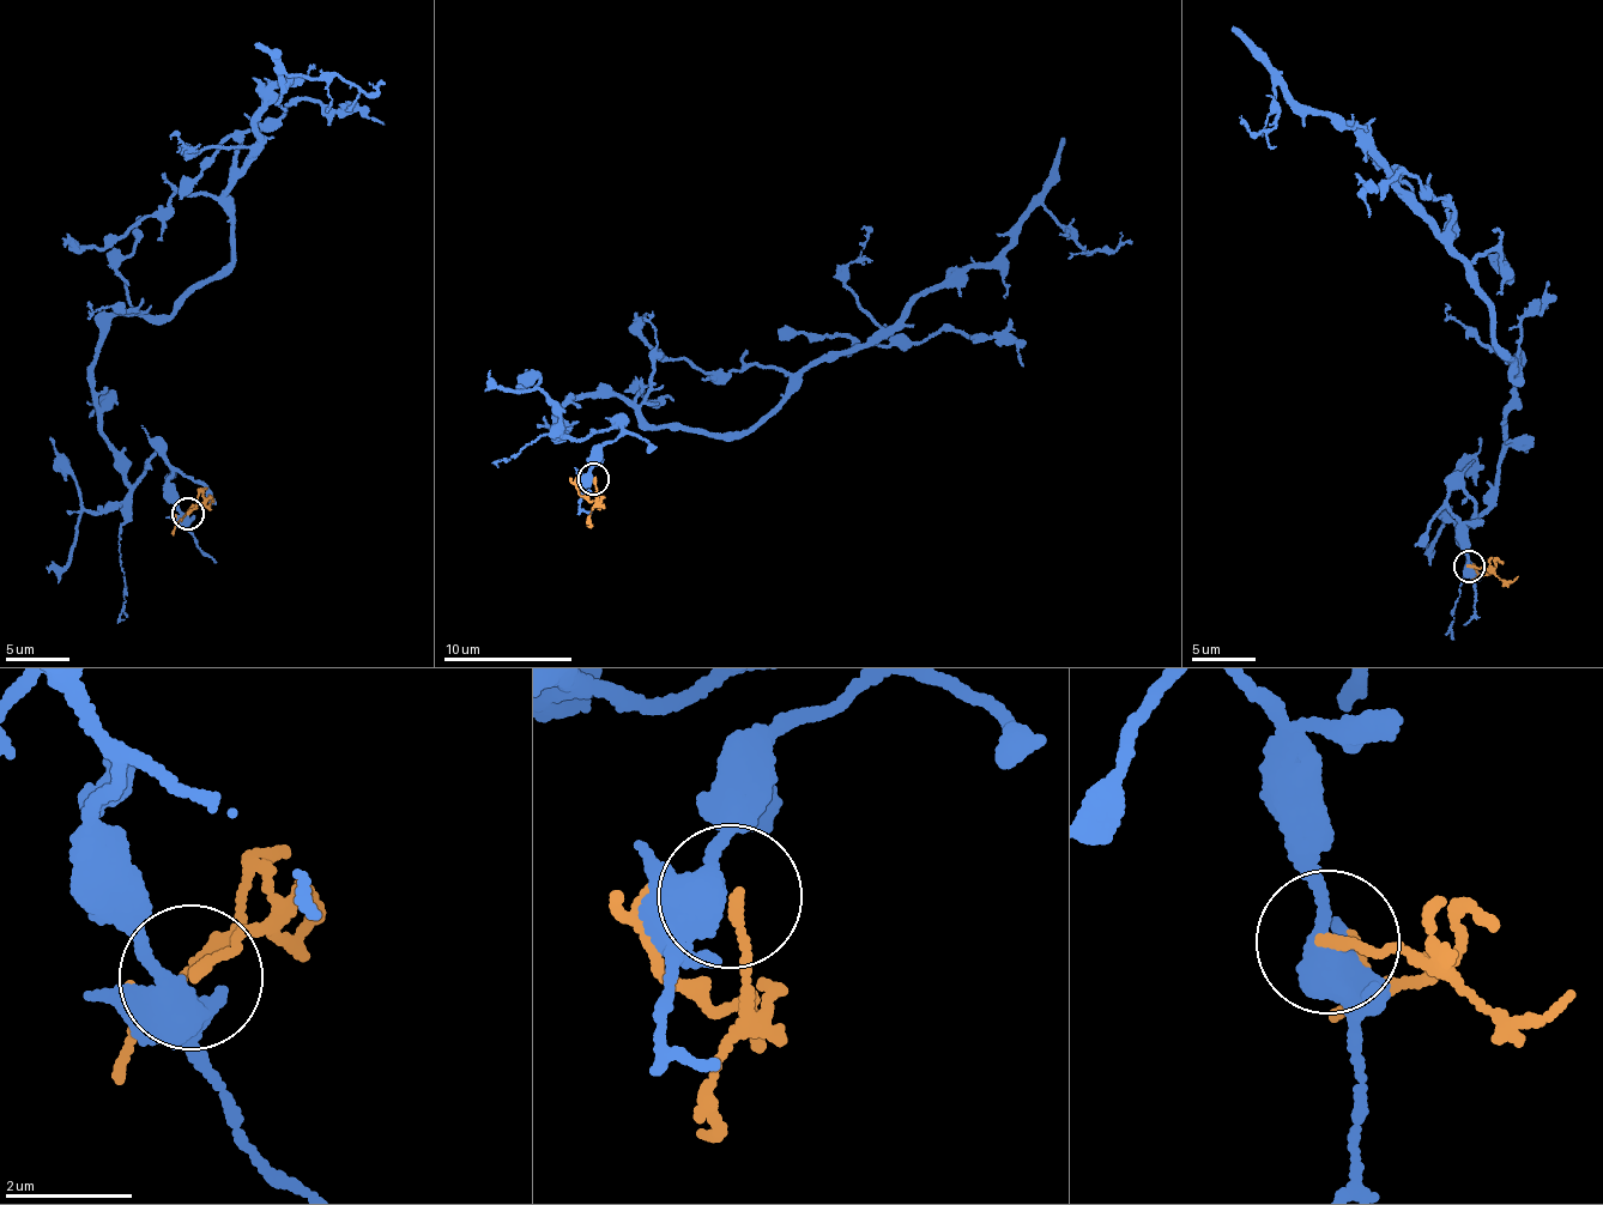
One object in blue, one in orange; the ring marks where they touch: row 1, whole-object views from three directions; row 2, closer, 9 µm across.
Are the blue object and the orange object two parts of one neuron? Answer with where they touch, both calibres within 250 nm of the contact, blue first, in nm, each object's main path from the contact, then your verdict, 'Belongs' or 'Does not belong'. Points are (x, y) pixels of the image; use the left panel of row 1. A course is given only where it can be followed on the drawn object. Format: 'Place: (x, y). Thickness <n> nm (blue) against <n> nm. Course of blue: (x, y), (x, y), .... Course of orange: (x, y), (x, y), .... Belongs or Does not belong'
Place: (187, 513). Thickness 340 nm (blue) against 140 nm. Course of blue: (186, 513), (164, 455), (125, 483), (103, 326), (164, 318), (231, 262), (224, 189), (283, 72), (368, 85). Course of orange: (186, 513), (200, 502), (171, 536). Does not belong

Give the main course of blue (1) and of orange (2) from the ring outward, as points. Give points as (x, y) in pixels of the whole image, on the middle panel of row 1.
1: (593, 477), (621, 427), (557, 434), (573, 397), (749, 429), (1038, 204), (1087, 252), (1120, 231)
2: (593, 477), (593, 503), (569, 478)

